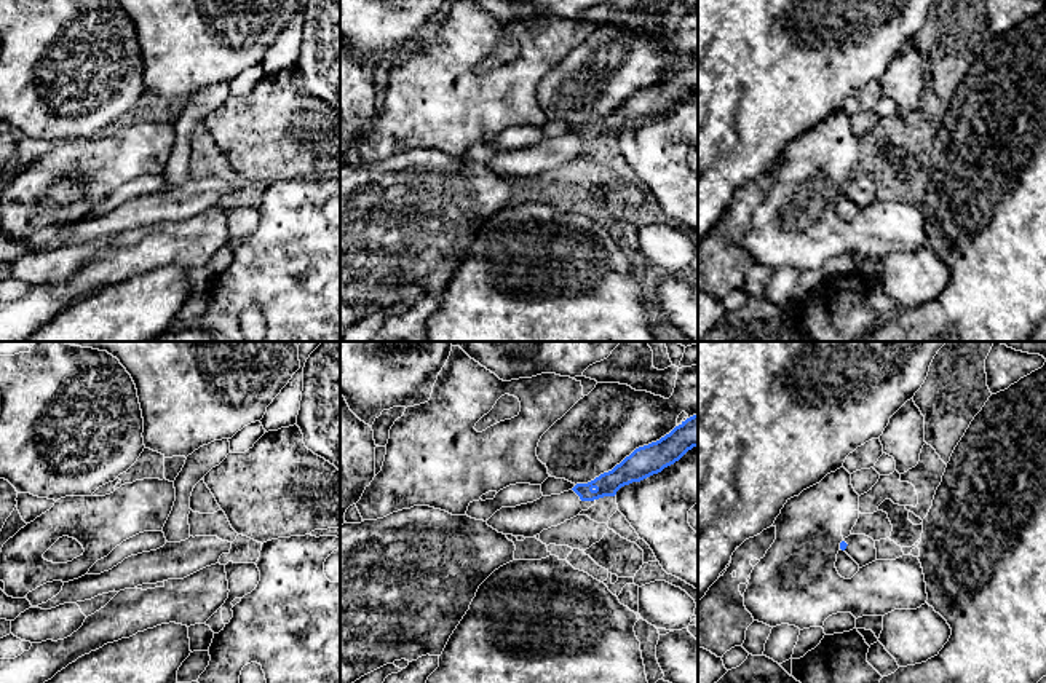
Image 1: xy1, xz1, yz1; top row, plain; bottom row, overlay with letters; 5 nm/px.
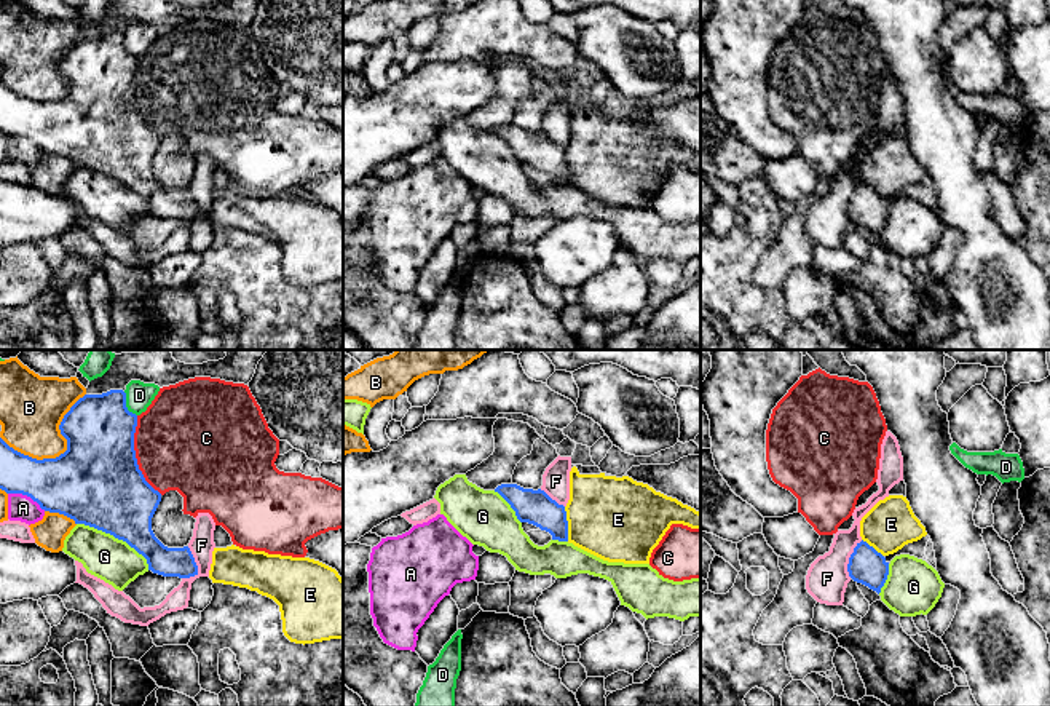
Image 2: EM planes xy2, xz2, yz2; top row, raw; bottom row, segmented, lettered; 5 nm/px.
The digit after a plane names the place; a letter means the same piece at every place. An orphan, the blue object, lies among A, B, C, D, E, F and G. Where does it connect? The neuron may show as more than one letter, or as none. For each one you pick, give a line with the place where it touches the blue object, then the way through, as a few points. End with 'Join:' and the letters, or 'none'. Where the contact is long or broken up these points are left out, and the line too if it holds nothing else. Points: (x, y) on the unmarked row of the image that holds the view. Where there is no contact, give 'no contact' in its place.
Join: none

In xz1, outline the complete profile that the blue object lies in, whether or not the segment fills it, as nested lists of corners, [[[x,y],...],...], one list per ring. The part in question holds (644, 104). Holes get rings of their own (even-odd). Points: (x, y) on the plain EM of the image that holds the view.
[[[698,56],[660,83],[636,91],[612,113],[594,123],[576,126],[561,137],[541,139],[533,145],[501,150],[485,164],[498,176],[533,180],[588,153],[599,140],[615,139],[621,129],[661,115],[693,89],[698,89]]]

